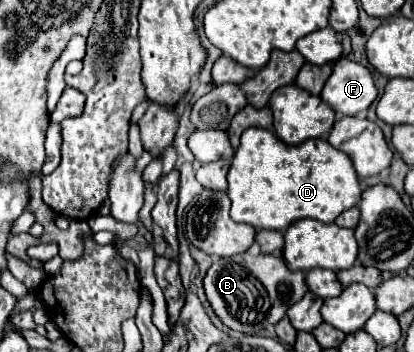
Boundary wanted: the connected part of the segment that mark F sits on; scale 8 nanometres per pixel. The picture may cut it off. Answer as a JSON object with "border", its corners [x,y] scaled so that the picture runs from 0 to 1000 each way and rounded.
{"border":[[[826,162],[807,179],[802,213],[792,219],[773,276],[807,304],[816,327],[865,327],[899,298],[913,276],[913,253],[889,190]]]}

